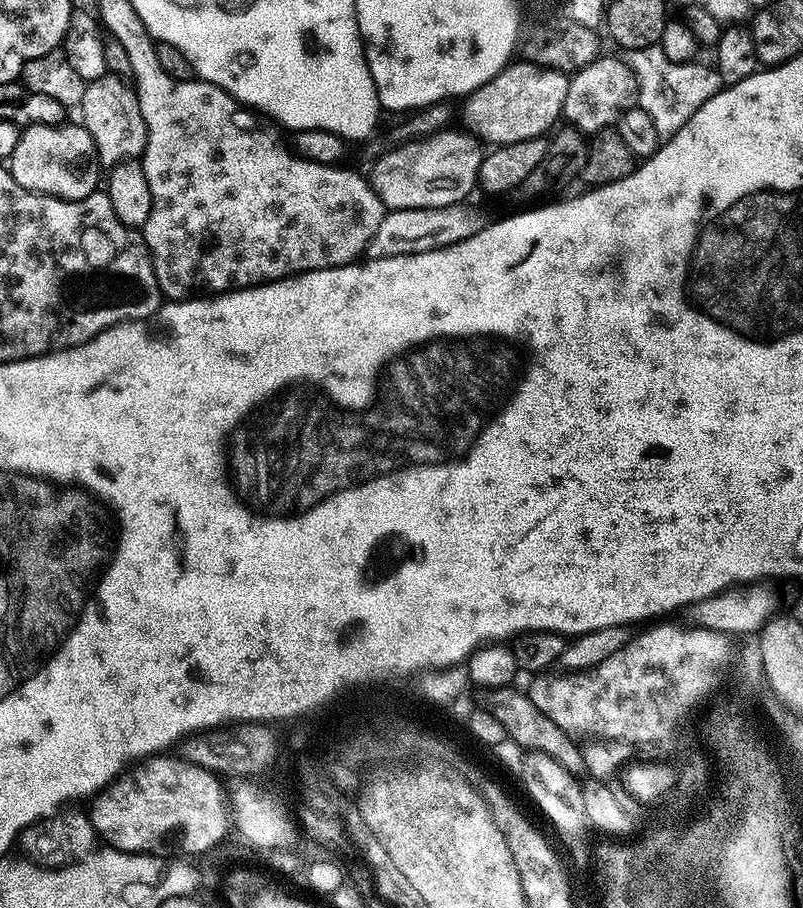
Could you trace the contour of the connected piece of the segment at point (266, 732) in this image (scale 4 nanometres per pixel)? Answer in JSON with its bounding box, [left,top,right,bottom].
[182,723,280,778]

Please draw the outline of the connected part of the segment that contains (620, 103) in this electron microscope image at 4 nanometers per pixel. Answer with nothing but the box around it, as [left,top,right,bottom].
[562,54,637,134]

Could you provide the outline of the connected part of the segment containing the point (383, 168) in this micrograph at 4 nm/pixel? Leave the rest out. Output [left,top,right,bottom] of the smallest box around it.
[370,131,485,209]

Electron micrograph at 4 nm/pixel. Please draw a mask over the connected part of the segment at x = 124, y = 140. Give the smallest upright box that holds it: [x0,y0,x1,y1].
[78,74,148,170]

